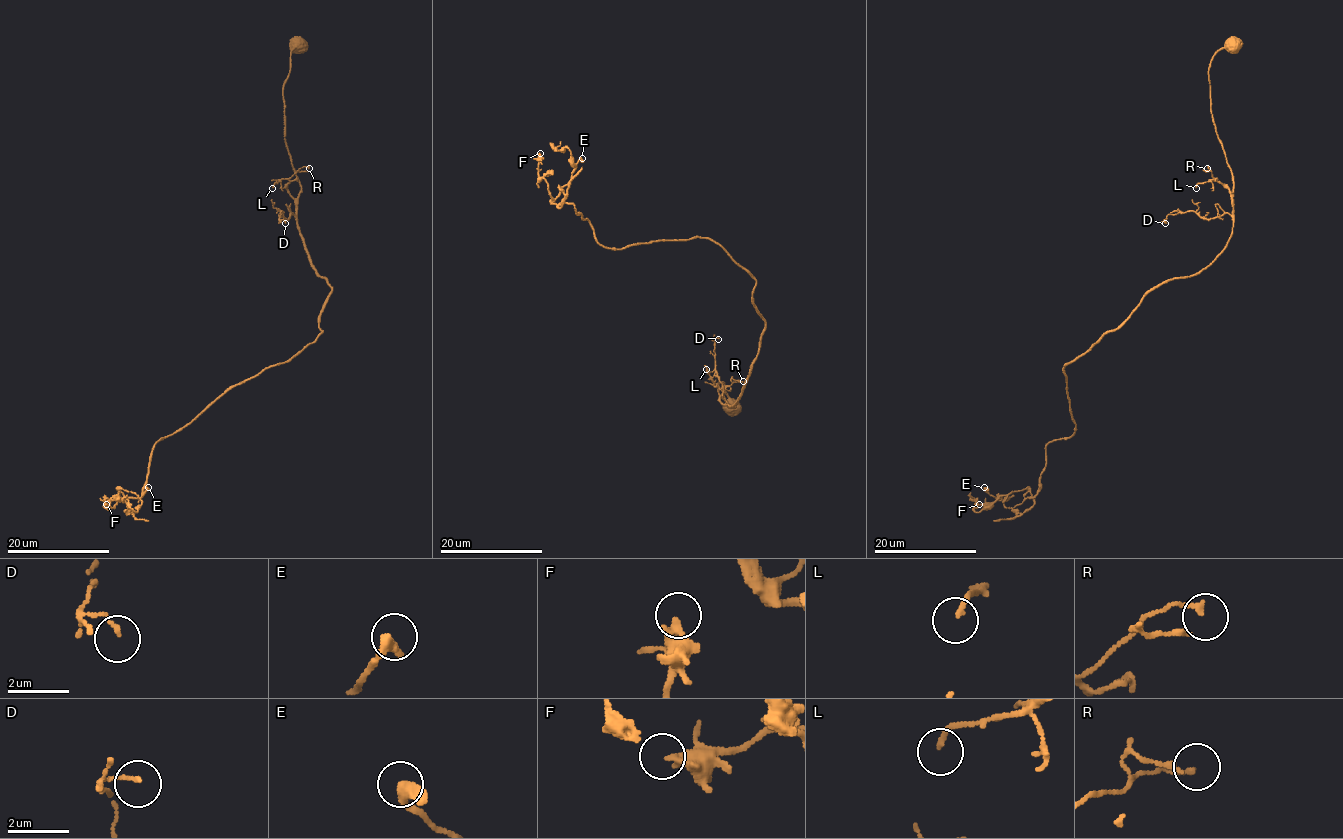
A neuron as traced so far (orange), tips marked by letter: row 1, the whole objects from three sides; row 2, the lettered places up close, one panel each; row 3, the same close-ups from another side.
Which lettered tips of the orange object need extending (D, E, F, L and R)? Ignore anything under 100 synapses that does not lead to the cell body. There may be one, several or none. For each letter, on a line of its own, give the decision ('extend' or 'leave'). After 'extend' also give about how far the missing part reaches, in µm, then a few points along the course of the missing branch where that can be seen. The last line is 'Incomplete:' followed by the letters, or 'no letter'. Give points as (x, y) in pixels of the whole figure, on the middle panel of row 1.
D: leave
E: leave
F: leave
L: leave
R: leave
Incomplete: no letter

